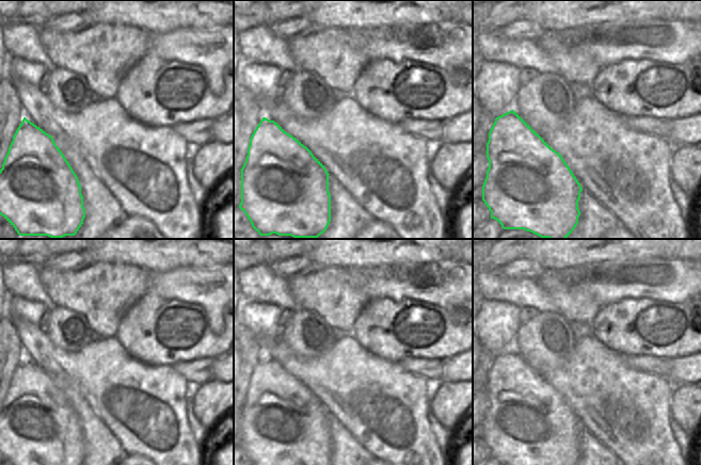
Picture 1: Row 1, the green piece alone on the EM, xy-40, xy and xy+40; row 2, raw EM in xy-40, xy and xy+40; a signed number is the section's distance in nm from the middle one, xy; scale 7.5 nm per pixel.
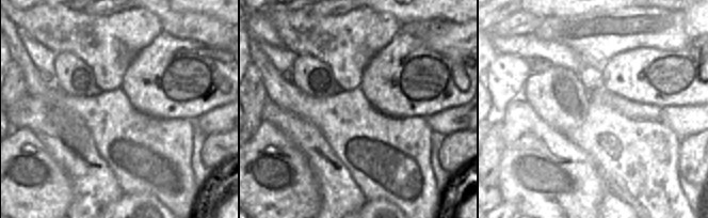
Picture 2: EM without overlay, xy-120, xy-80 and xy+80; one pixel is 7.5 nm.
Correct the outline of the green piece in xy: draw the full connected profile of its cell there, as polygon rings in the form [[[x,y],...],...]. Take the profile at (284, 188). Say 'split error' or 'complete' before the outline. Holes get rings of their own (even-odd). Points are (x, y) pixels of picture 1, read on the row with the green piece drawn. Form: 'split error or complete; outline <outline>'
complete; outline [[[262,117],[254,130],[248,156],[241,171],[241,203],[239,208],[260,236],[291,236],[318,238],[331,222],[329,173],[324,165],[299,140],[287,133],[277,123]]]

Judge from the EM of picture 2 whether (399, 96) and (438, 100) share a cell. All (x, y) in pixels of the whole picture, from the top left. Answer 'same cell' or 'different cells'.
same cell

